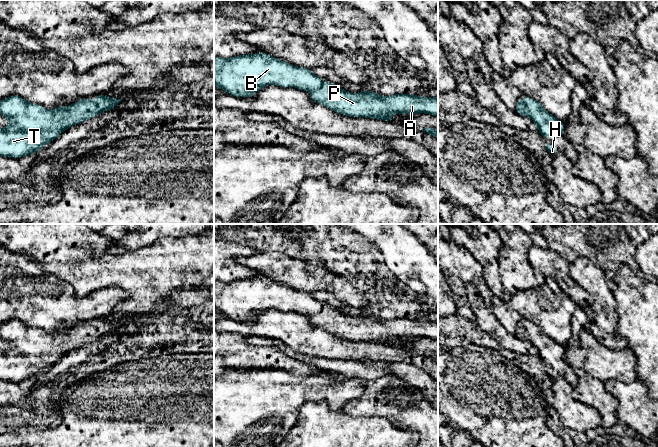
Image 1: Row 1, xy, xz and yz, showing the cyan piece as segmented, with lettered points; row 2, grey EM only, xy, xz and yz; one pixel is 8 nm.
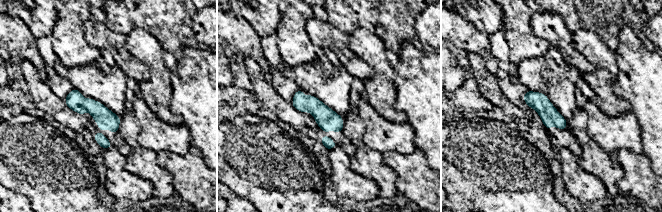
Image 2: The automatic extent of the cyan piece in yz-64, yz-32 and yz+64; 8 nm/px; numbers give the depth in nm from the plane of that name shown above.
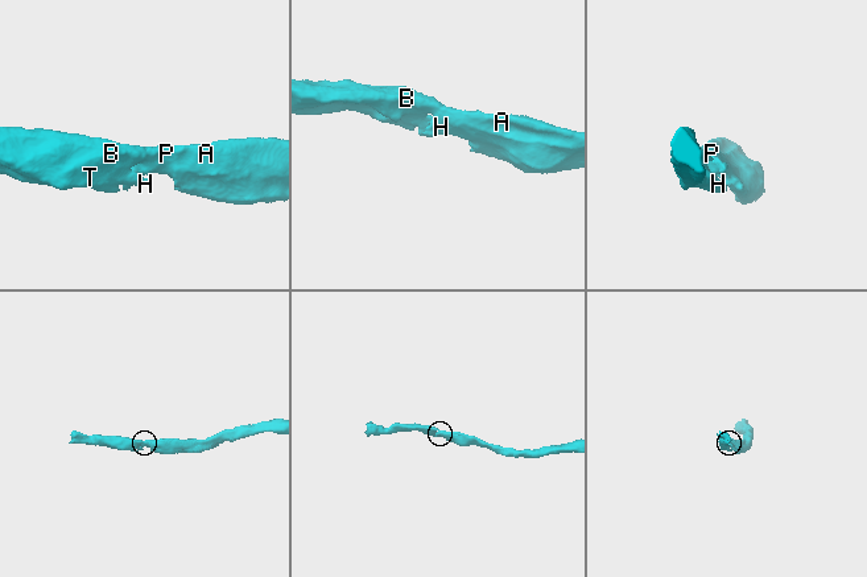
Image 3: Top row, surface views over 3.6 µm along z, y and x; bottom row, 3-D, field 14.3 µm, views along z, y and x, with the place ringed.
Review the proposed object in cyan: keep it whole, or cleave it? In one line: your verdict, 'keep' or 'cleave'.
keep

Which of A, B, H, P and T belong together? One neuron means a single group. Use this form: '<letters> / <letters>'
A B H P T

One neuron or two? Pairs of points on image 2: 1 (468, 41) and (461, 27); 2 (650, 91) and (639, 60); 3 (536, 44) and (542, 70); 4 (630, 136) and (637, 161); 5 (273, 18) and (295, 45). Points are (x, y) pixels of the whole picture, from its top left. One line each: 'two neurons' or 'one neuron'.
1: one neuron
2: one neuron
3: two neurons
4: two neurons
5: two neurons

